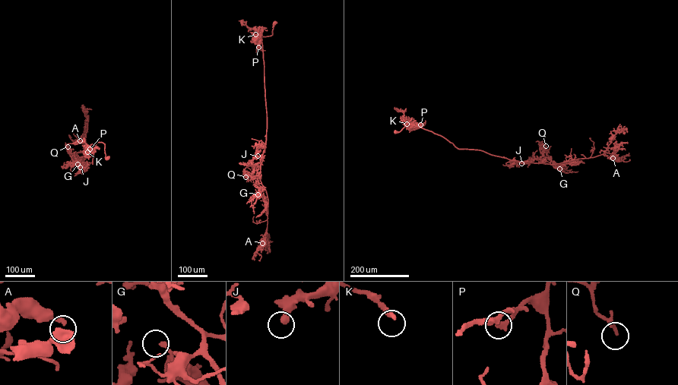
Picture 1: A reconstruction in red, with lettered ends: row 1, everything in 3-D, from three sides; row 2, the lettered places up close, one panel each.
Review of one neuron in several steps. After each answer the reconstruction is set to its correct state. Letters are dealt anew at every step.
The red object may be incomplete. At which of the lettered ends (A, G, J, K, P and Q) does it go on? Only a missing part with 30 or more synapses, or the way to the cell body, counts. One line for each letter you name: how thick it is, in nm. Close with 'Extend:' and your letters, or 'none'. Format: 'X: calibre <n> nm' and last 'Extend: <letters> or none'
K: calibre 260 nm
Extend: K

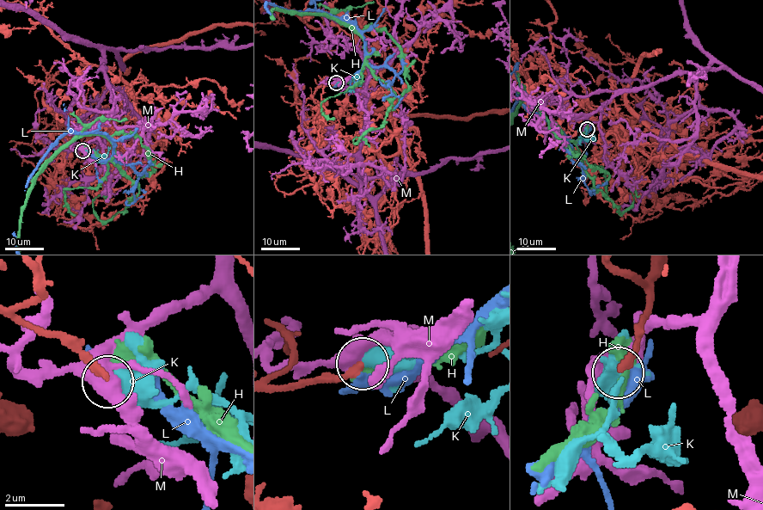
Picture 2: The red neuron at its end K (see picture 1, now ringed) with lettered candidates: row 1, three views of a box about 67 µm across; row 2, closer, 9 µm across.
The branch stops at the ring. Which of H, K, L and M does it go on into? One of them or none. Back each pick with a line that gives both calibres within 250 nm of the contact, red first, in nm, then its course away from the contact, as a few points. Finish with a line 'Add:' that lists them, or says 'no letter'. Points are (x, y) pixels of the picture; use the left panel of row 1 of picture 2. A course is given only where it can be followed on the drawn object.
K: calibres 280 and 460 nm; course (82, 150), (96, 151), (102, 156), (88, 159)
Add: K

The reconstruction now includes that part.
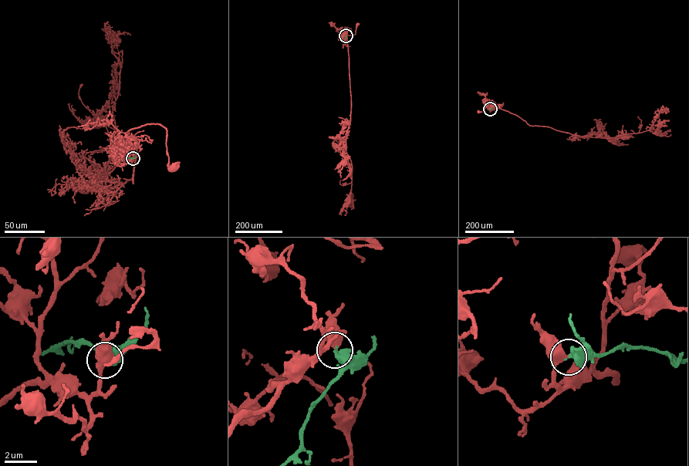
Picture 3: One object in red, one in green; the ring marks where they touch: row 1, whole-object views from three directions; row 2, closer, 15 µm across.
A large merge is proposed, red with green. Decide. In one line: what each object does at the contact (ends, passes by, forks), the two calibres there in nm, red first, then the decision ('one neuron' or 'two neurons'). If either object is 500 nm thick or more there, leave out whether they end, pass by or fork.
red passes by; green ends there; 400 nm thick on the red side, 460 nm on the other; one neuron

